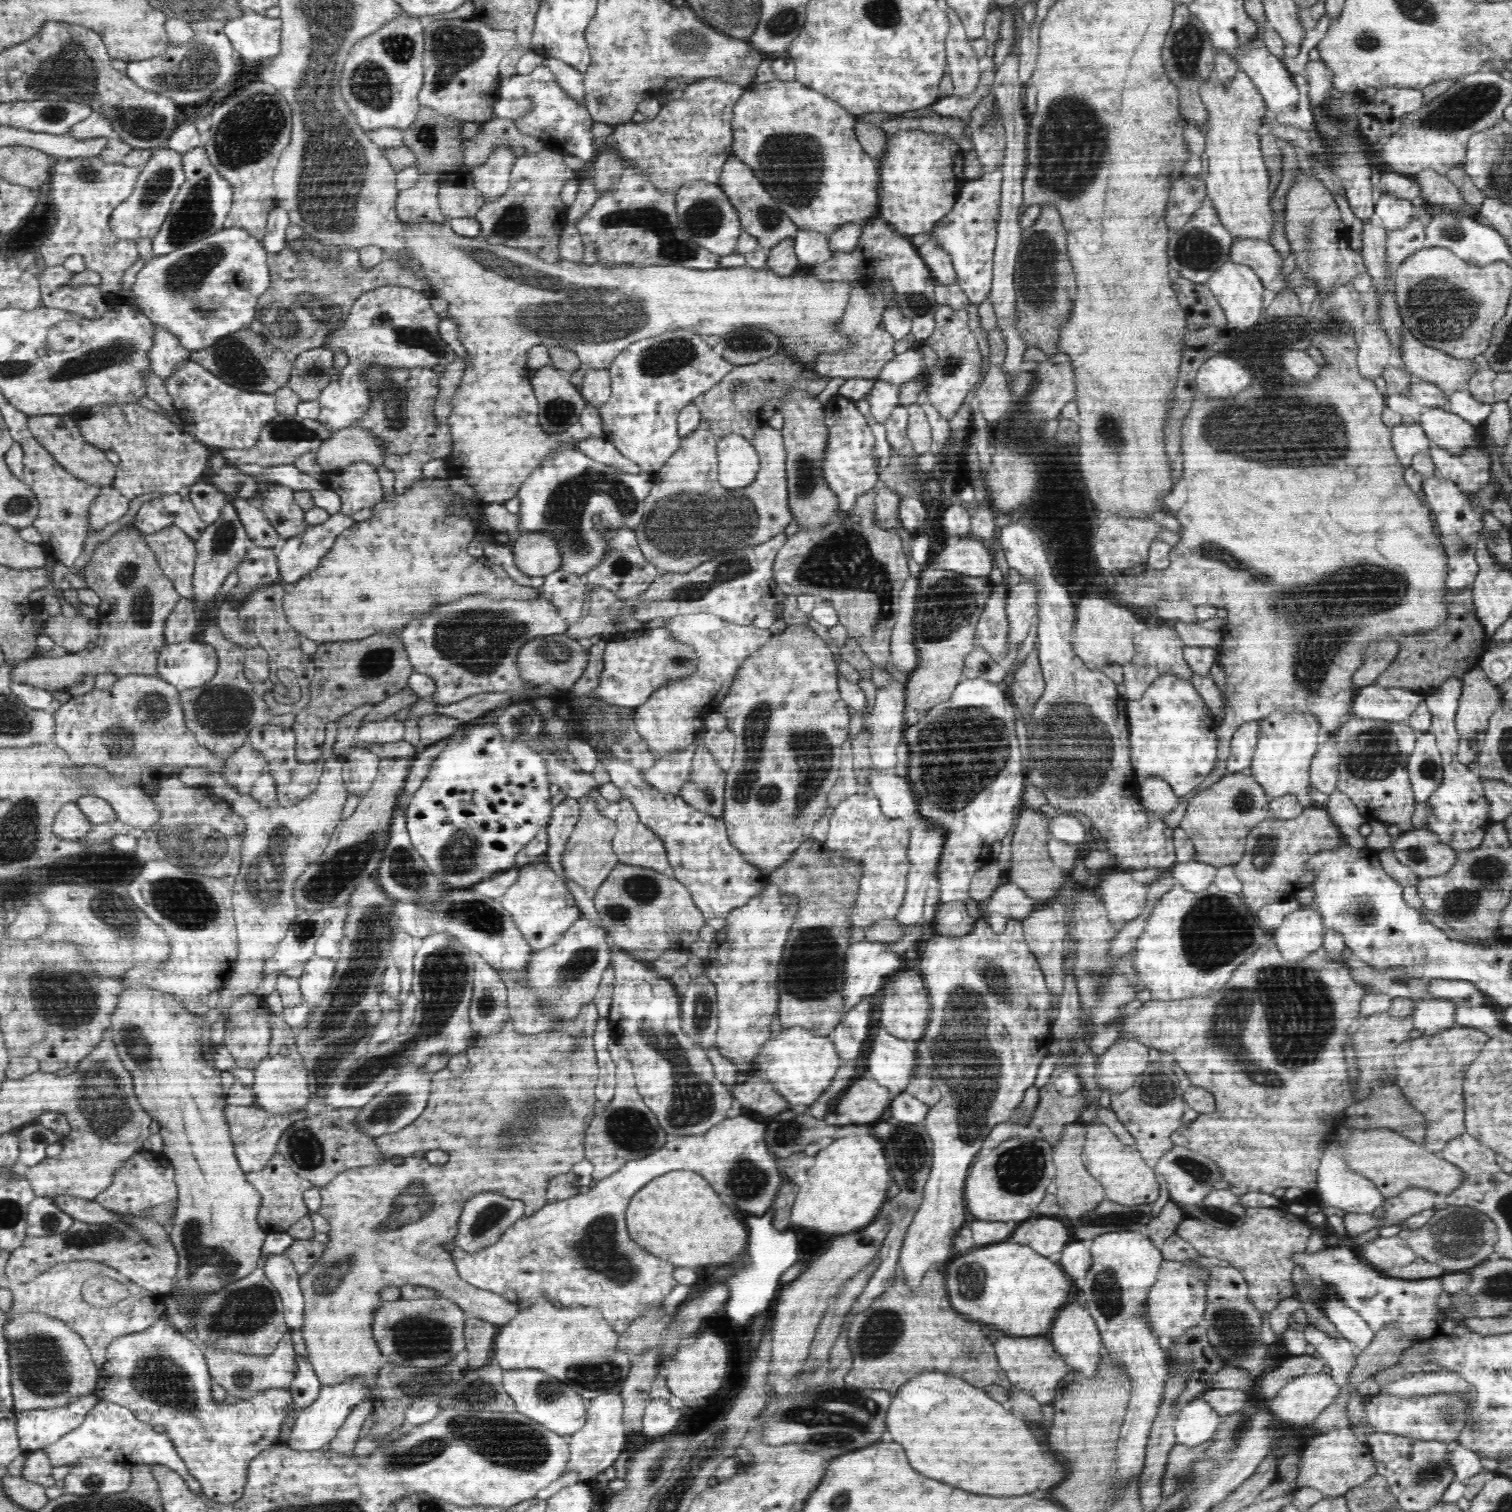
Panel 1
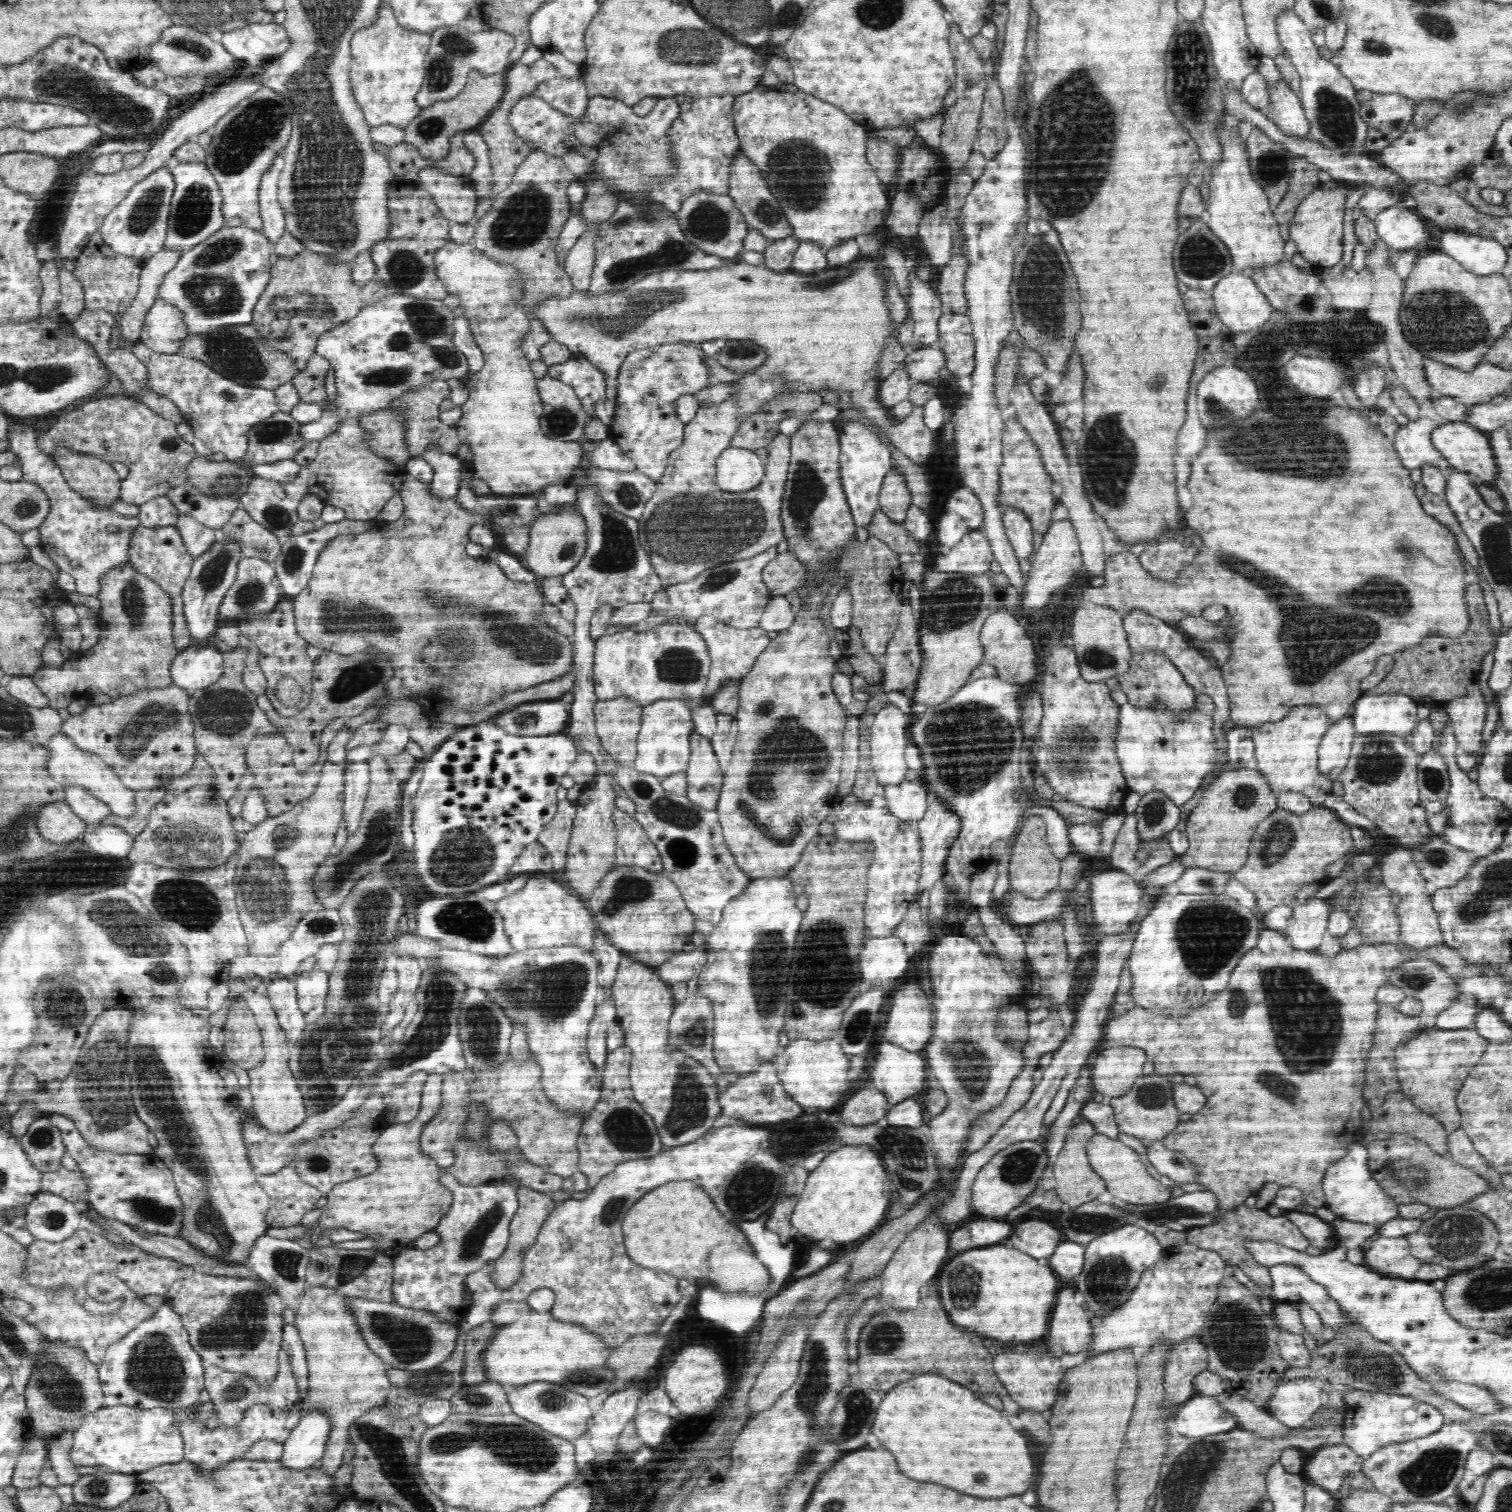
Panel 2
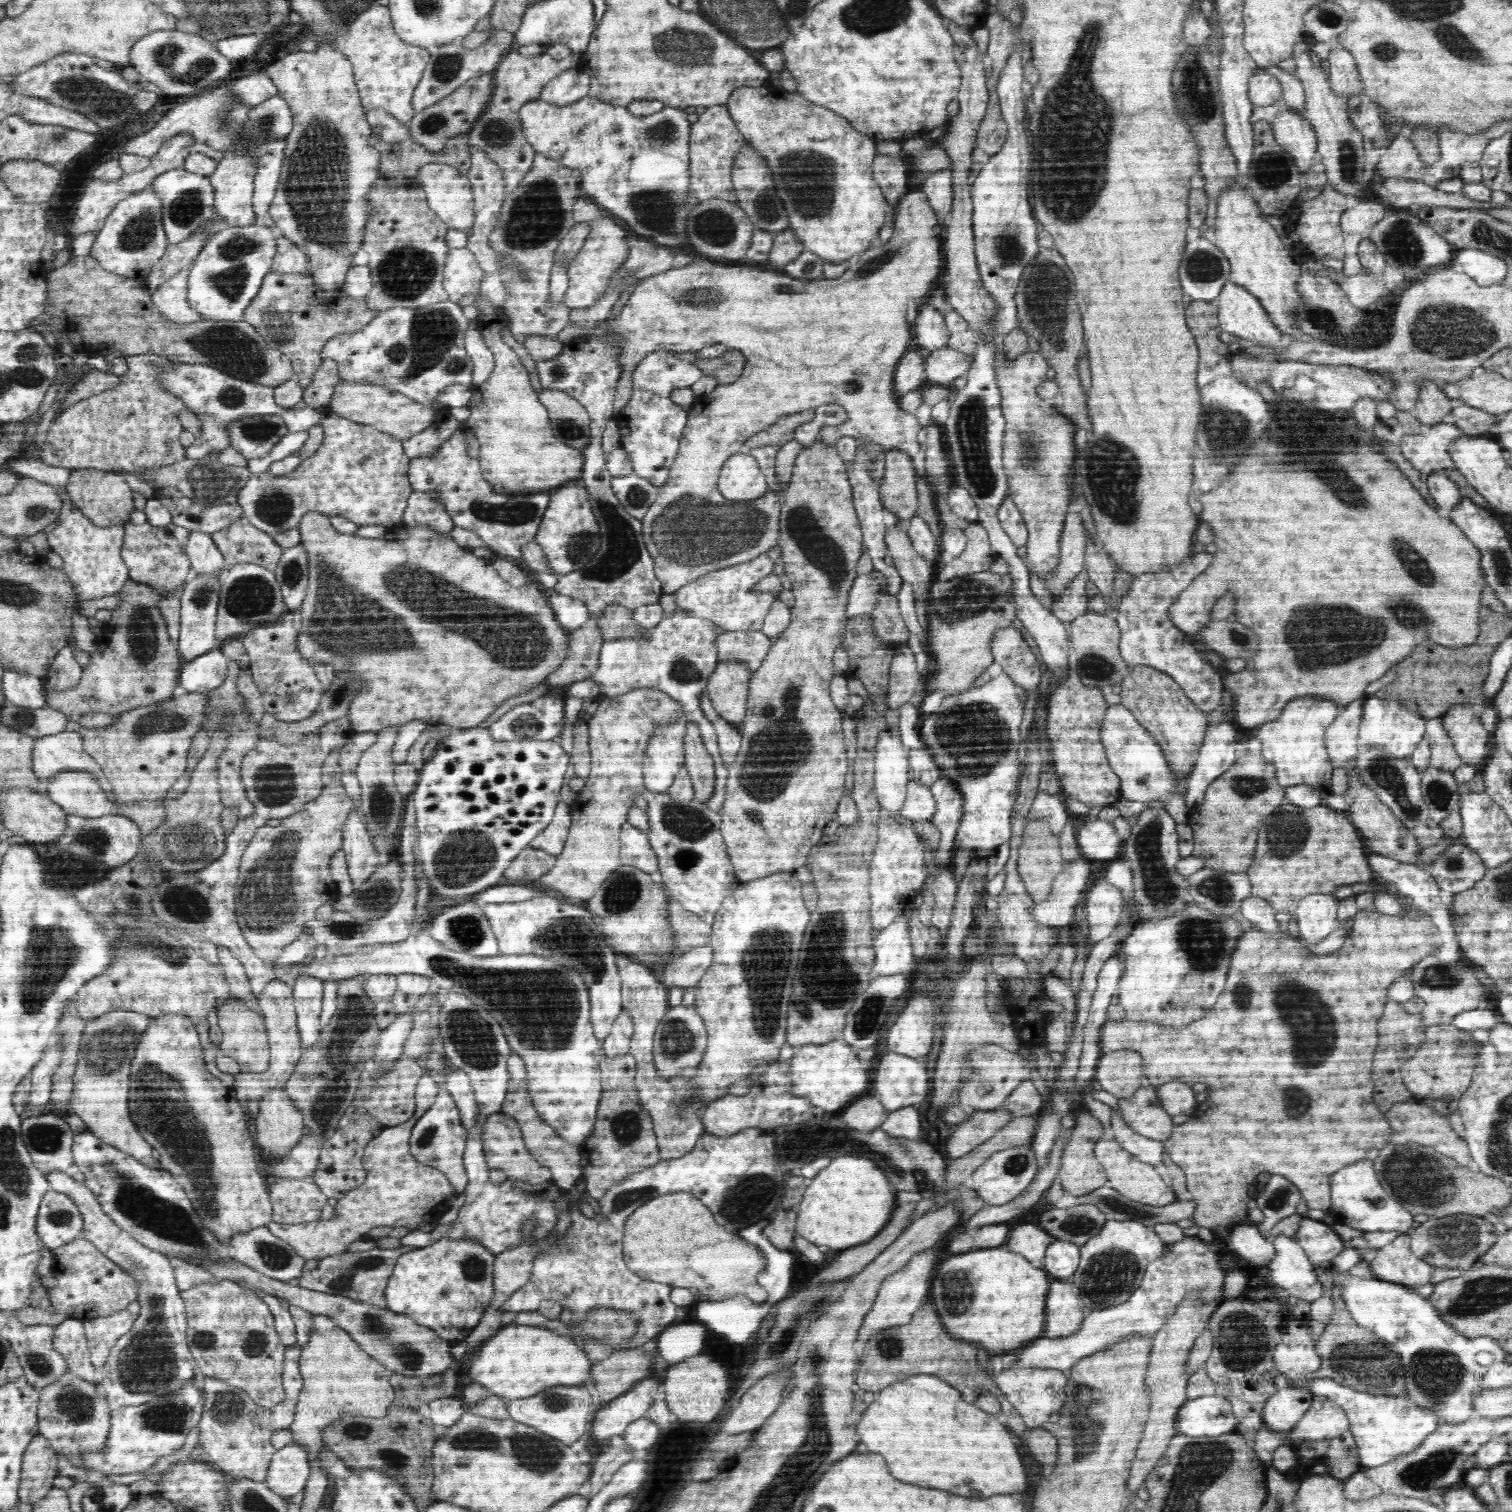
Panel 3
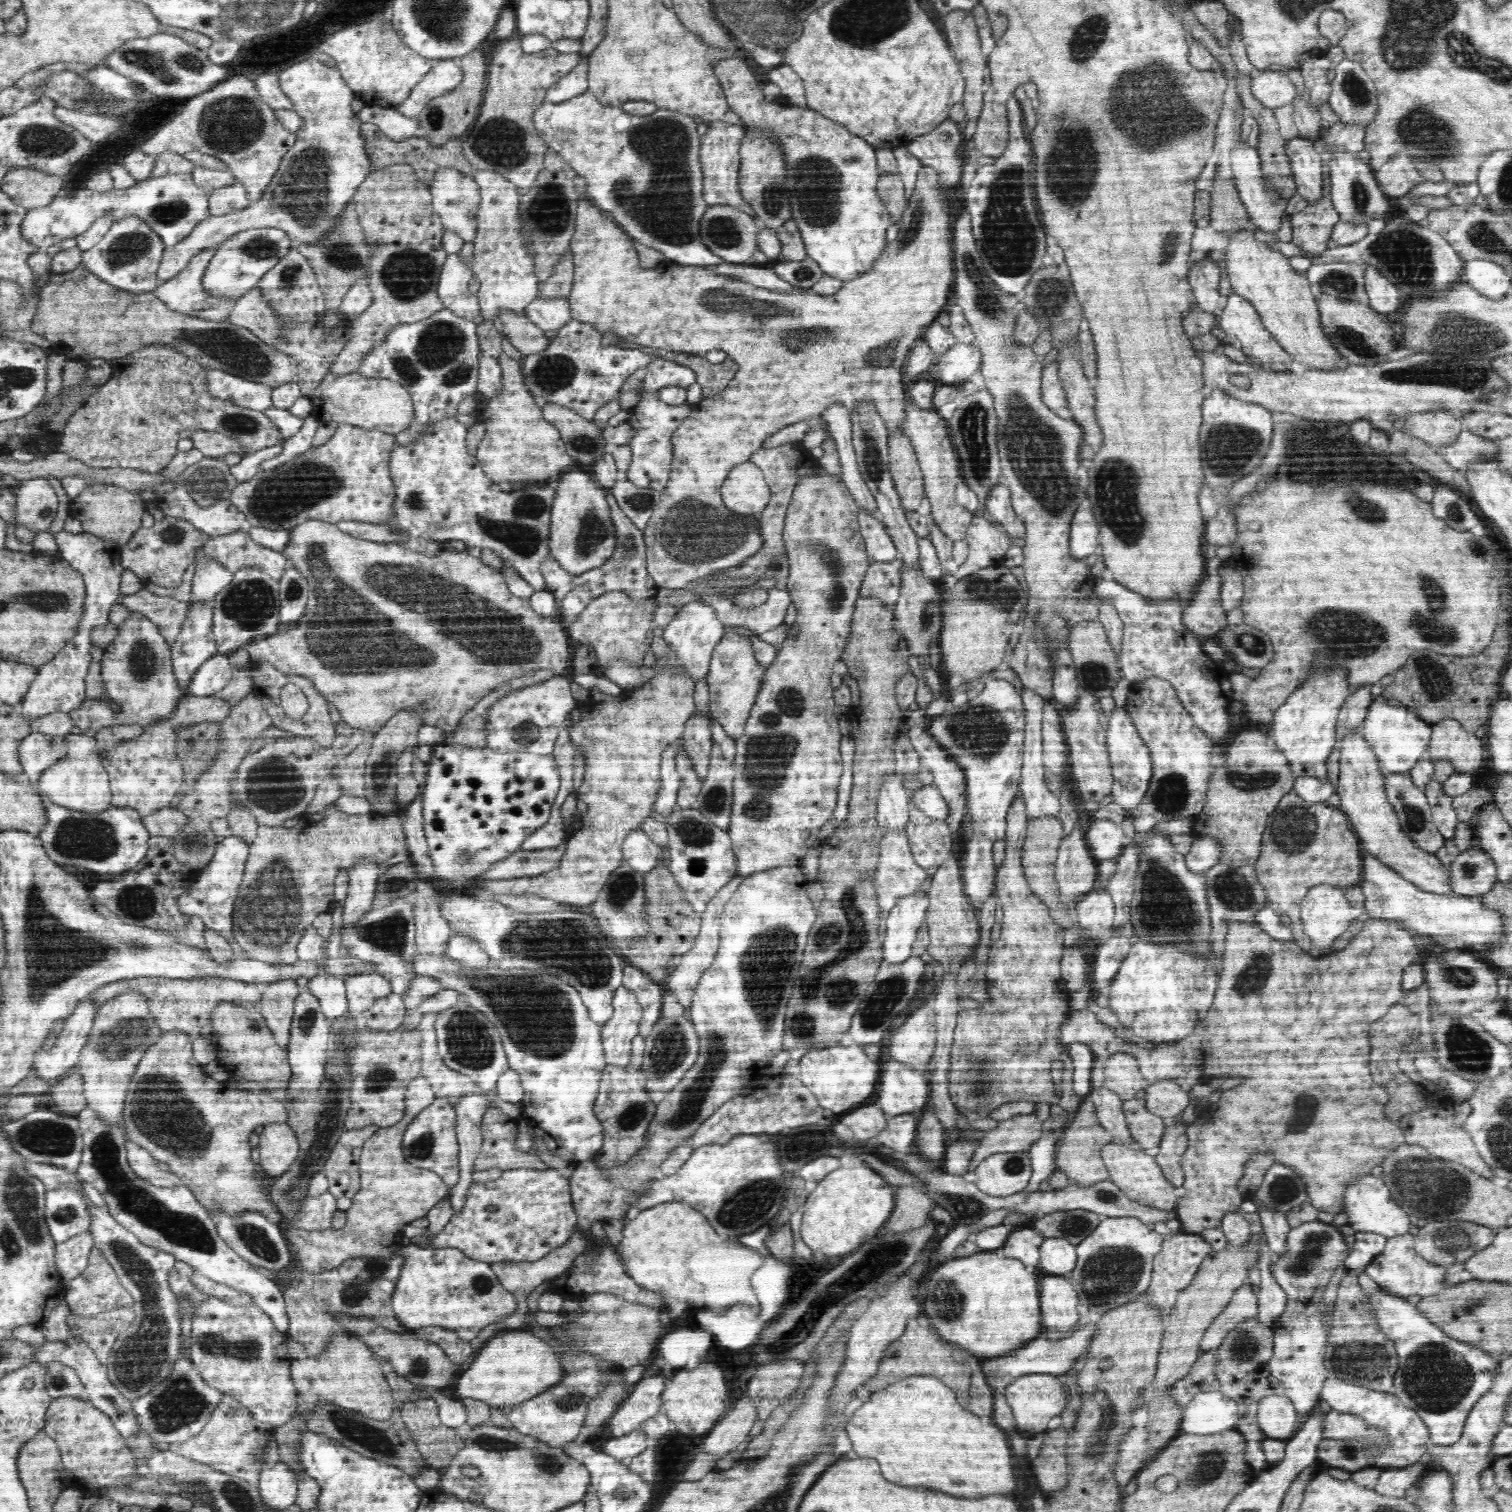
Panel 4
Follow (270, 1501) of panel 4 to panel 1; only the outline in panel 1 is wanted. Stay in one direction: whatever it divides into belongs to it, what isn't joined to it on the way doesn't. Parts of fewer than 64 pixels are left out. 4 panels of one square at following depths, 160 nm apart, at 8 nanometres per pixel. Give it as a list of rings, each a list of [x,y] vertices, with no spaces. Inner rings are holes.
[[[352,1378],[342,1384],[323,1386],[318,1398],[309,1407],[299,1410],[290,1436],[282,1443],[288,1447],[294,1447],[296,1450],[320,1450],[324,1444],[328,1444],[337,1435],[355,1406],[368,1396],[370,1396],[370,1390],[363,1378]]]

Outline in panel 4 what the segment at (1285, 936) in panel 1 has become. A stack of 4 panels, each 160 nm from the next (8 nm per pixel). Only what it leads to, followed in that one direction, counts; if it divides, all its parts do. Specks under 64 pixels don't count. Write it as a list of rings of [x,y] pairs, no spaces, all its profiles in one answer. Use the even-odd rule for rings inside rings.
[[[1313,886],[1301,902],[1301,921],[1304,925],[1304,932],[1318,948],[1331,946],[1338,936],[1342,936],[1348,930],[1352,920],[1362,919],[1363,916],[1365,913],[1362,907],[1350,905],[1345,889],[1336,888],[1336,886]]]

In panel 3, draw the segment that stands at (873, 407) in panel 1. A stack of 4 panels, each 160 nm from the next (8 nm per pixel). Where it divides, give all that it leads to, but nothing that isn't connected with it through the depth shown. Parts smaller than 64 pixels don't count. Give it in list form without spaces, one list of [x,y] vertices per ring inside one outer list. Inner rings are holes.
[[[916,347],[908,348],[900,358],[893,375],[893,394],[900,397],[904,393],[910,393],[928,384],[924,360],[922,354],[918,354]]]

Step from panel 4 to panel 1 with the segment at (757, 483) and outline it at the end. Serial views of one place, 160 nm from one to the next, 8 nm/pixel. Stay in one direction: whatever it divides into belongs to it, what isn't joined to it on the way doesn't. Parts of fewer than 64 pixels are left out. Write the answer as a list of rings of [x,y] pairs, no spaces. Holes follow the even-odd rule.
[[[735,431],[717,440],[719,482],[724,488],[744,488],[754,482],[760,468],[756,448]]]

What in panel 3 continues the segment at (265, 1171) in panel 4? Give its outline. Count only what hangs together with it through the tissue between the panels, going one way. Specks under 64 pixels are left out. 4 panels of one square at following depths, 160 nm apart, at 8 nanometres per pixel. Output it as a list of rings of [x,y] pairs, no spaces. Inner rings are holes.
[[[278,1085],[271,1090],[270,1096],[259,1101],[254,1145],[260,1156],[284,1156],[300,1142],[305,1125],[302,1113],[292,1100],[284,1093],[284,1085]]]

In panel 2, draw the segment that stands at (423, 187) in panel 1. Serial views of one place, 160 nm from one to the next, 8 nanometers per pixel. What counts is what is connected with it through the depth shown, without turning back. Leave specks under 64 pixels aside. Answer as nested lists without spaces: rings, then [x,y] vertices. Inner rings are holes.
[[[392,188],[388,192],[391,219],[390,238],[369,248],[377,271],[376,279],[387,285],[387,294],[408,294],[416,298],[443,301],[448,292],[441,284],[433,264],[433,251],[449,240],[449,221],[435,205],[432,194],[422,188]]]

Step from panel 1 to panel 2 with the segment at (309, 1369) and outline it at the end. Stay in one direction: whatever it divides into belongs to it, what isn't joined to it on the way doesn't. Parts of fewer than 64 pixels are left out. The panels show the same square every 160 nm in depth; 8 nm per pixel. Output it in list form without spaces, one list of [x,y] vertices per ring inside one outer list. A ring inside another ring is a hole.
[[[284,1323],[281,1346],[289,1352],[290,1364],[292,1365],[294,1375],[296,1375],[300,1400],[302,1400],[307,1395],[309,1370],[307,1367],[306,1349],[295,1324]]]

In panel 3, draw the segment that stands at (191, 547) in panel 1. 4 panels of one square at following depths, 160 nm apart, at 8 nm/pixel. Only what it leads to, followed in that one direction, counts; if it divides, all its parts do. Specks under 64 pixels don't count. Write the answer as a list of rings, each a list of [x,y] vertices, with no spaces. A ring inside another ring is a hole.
[[[133,524],[125,526],[125,536],[121,557],[129,569],[129,579],[136,583],[144,583],[153,589],[163,588],[172,592],[186,583],[191,572],[191,563],[185,549],[190,531],[176,524],[151,526],[150,524]]]

